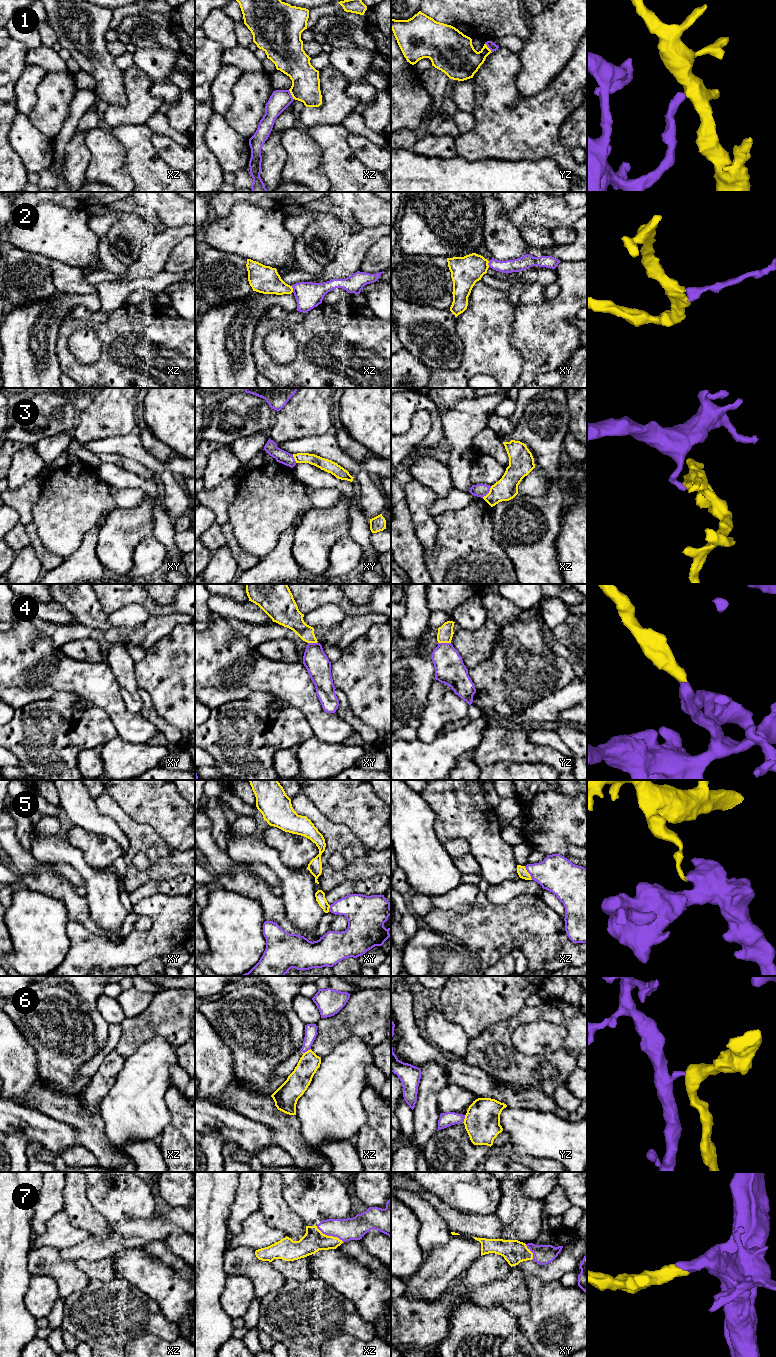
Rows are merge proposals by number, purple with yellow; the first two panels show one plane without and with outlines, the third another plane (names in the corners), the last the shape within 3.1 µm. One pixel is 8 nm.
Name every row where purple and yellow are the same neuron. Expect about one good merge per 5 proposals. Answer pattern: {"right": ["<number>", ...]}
{"right": ["4", "7"]}

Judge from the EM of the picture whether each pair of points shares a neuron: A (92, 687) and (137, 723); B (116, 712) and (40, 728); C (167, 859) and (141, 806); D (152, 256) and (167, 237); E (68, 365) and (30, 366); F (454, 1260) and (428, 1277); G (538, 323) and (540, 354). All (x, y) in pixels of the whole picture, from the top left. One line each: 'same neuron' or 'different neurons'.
A: same neuron
B: different neurons
C: different neurons
D: same neuron
E: different neurons
F: same neuron
G: same neuron

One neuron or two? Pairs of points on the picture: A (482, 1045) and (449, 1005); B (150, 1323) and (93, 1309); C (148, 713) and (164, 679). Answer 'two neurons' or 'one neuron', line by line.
A: two neurons
B: one neuron
C: two neurons

